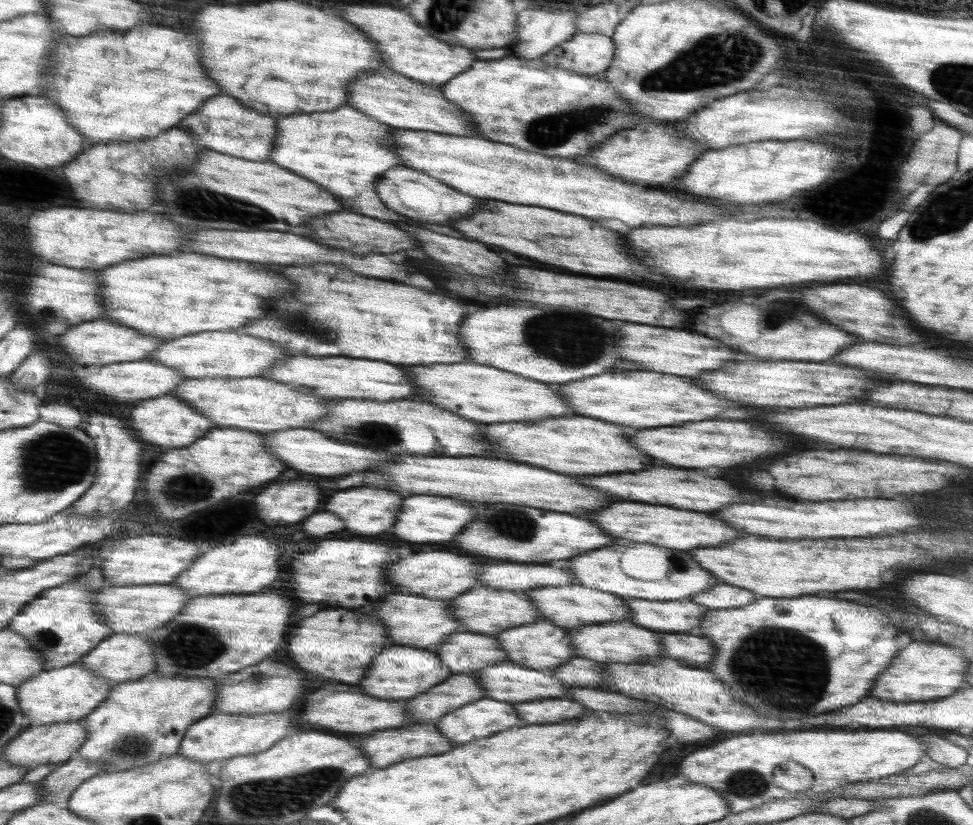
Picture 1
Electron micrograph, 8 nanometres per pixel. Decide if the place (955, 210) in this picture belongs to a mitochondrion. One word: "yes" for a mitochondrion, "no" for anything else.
yes

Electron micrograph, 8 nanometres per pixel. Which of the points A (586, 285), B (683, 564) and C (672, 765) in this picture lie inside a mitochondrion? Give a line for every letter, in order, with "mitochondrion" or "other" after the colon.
A: other
B: mitochondrion
C: other

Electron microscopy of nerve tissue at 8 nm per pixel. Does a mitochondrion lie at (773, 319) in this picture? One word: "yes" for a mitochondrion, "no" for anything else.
yes

